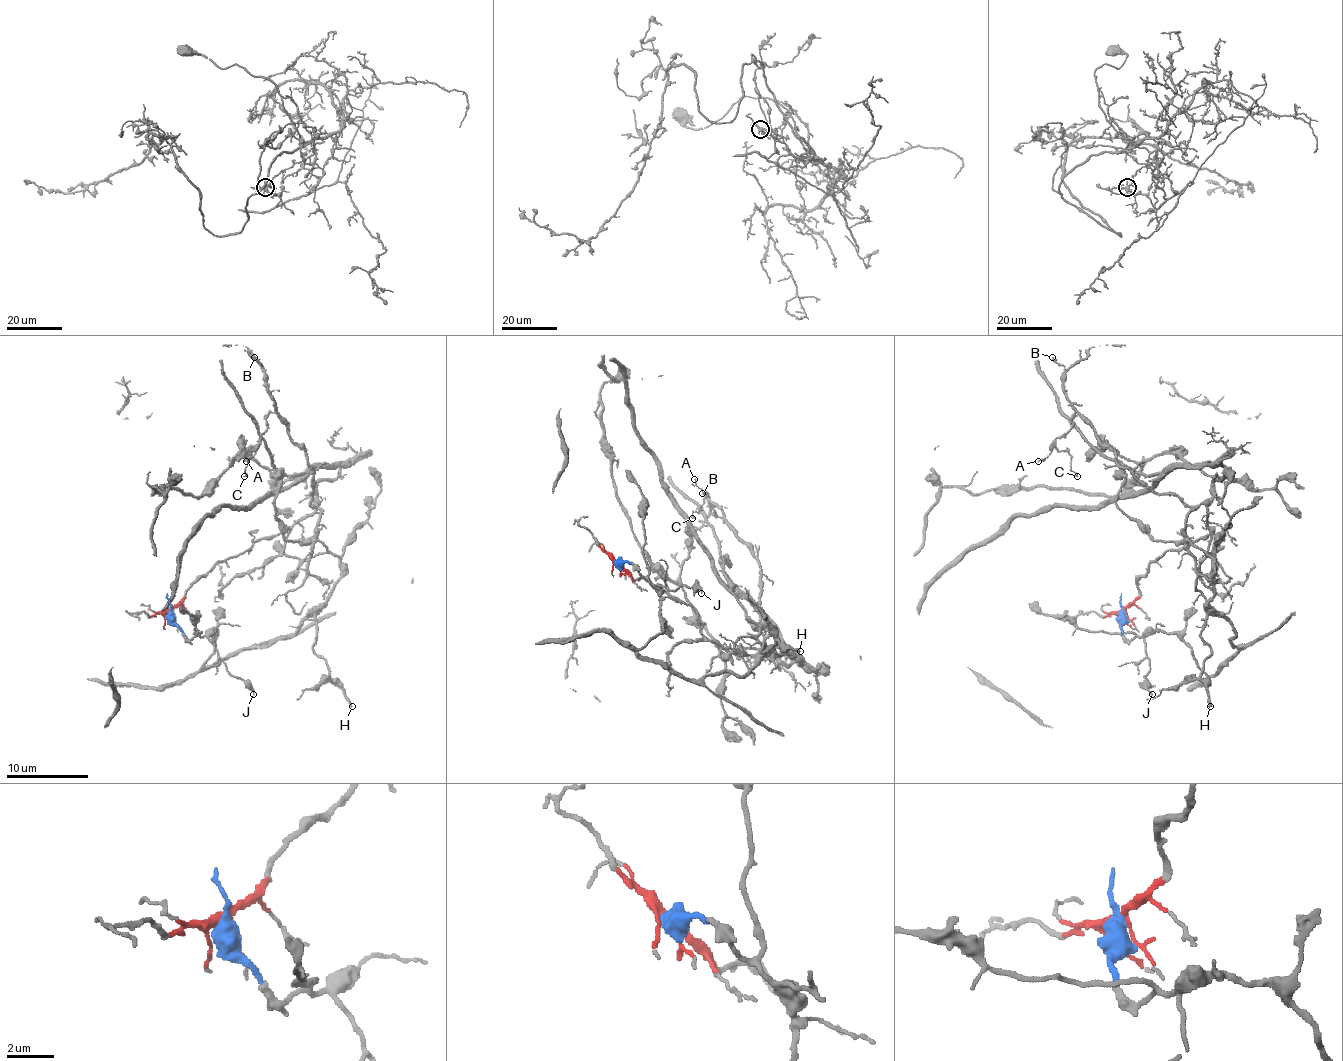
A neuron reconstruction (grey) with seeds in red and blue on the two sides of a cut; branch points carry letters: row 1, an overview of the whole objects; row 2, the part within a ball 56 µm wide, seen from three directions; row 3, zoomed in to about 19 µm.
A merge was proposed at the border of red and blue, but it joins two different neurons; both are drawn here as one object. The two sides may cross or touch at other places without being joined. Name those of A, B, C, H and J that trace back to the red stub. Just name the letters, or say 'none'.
A, B, C

